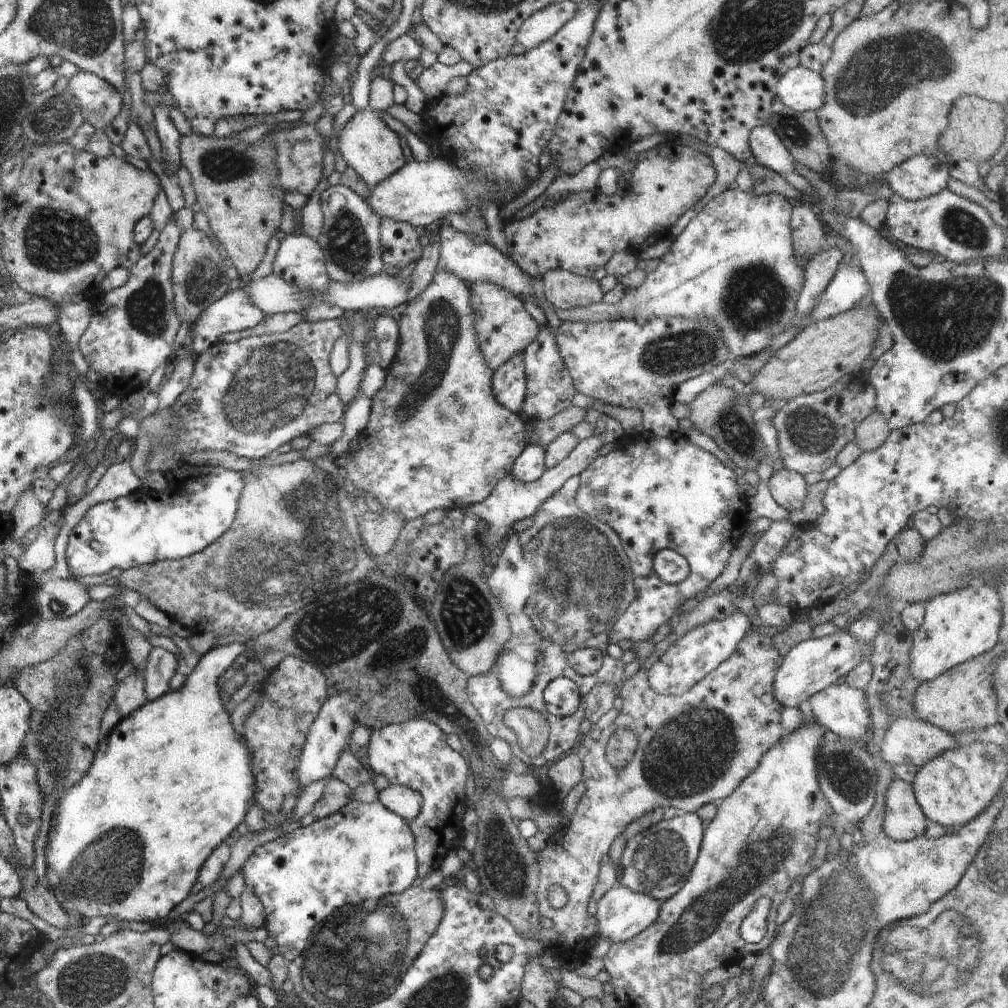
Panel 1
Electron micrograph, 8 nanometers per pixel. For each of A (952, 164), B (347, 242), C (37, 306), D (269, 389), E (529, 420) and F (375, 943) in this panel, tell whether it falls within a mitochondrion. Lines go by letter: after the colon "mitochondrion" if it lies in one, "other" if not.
A: other
B: mitochondrion
C: other
D: mitochondrion
E: other
F: mitochondrion

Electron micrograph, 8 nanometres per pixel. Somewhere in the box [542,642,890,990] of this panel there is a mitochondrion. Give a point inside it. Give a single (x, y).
(767, 851)

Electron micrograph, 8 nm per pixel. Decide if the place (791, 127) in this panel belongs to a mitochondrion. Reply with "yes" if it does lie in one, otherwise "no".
yes

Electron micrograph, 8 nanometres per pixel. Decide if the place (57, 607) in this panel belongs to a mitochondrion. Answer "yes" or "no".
yes

